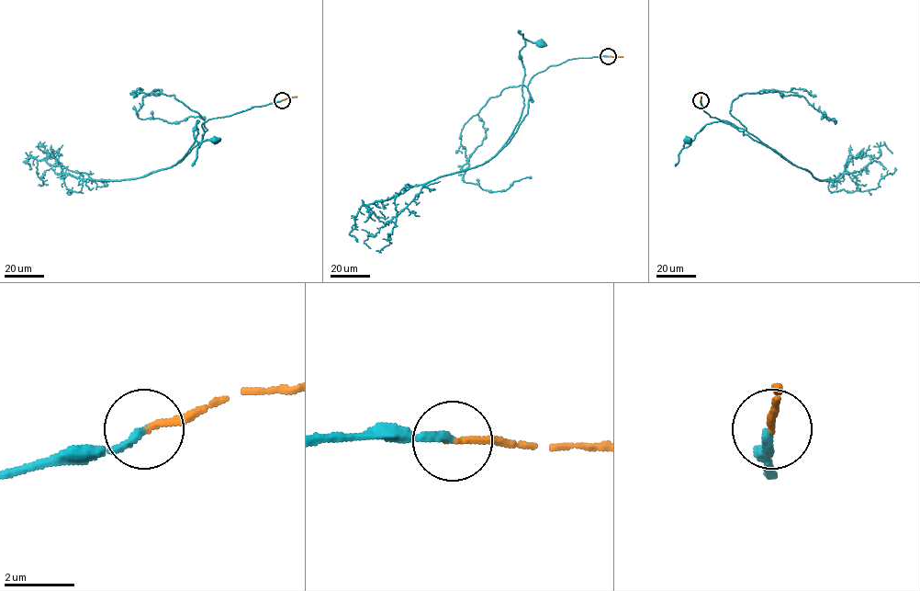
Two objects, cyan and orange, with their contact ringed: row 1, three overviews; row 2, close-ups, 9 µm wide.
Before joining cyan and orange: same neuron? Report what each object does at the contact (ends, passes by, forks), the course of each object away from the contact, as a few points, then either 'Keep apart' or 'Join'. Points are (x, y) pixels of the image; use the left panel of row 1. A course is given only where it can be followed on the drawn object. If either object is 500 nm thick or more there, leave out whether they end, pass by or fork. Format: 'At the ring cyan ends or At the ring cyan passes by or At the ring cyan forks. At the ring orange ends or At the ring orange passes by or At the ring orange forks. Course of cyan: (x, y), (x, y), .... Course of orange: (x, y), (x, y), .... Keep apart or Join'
At the ring cyan ends. At the ring orange ends. Course of cyan: (282, 100), (209, 119), (202, 124), (201, 142), (178, 161), (198, 133), (197, 120), (198, 147), (214, 140). Course of orange: (282, 100), (297, 96). Join

